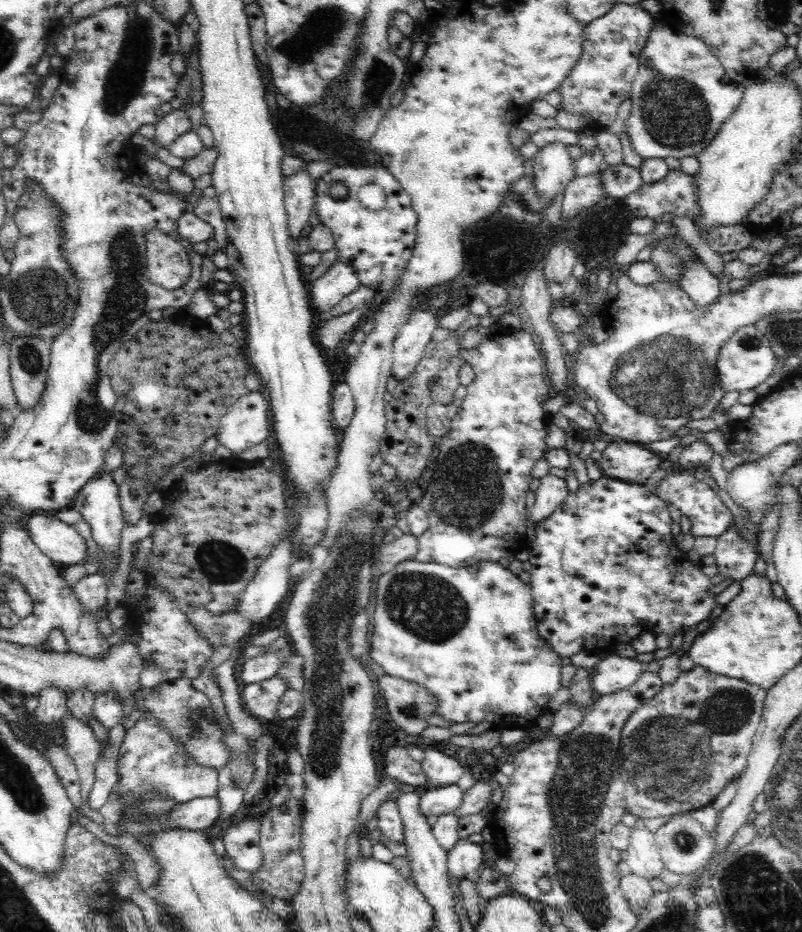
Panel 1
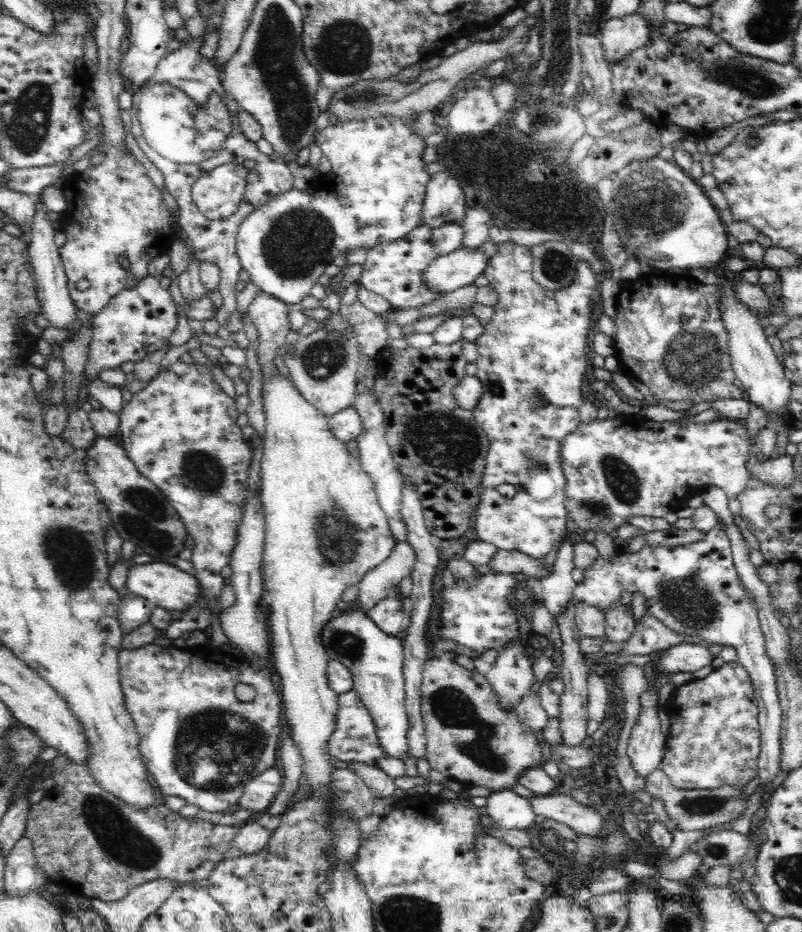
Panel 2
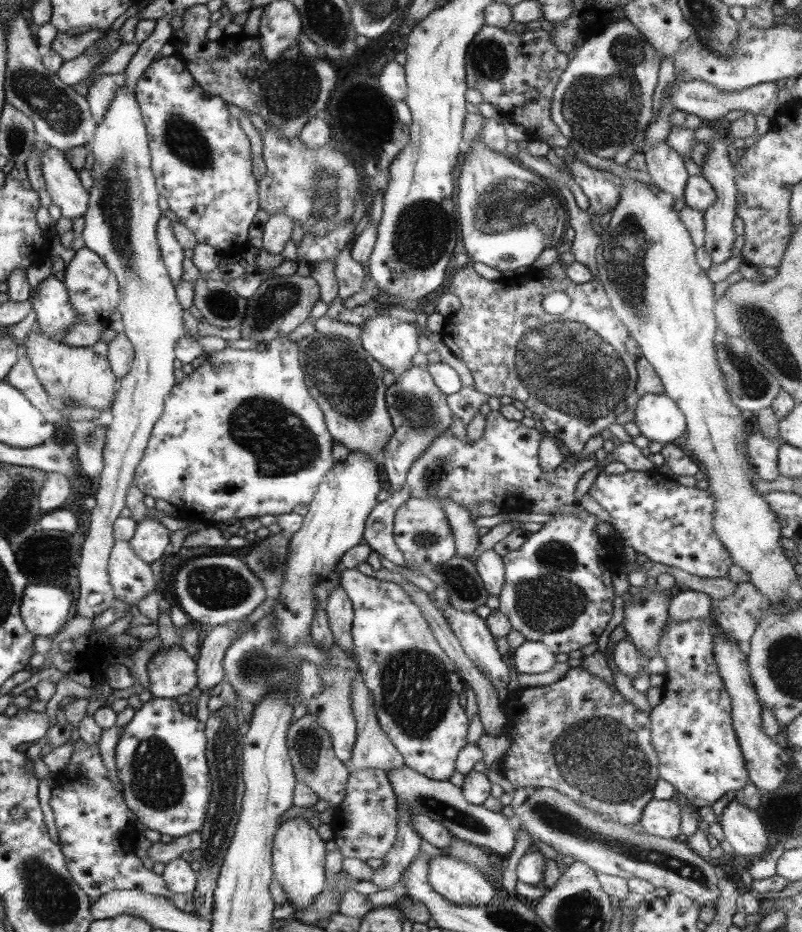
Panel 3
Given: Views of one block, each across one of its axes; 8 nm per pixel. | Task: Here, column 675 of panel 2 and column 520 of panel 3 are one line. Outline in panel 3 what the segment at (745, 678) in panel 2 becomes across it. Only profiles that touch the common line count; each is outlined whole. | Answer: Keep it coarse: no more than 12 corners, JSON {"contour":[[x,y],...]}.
{"contour":[[580,666],[501,702],[514,790],[639,823],[648,713]]}

